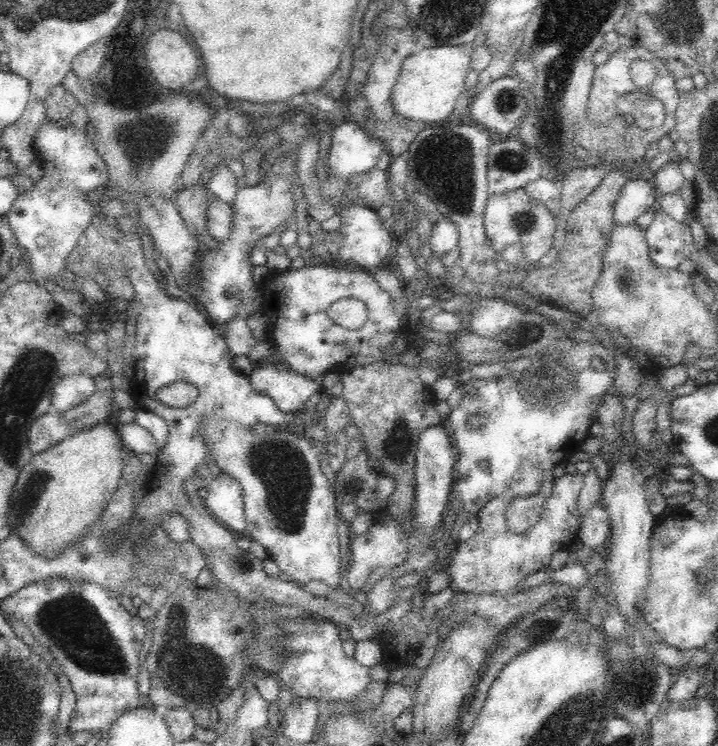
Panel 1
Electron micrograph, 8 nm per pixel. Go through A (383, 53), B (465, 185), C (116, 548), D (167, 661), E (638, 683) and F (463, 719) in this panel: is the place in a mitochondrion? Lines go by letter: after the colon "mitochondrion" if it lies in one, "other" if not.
A: other
B: mitochondrion
C: mitochondrion
D: mitochondrion
E: mitochondrion
F: other

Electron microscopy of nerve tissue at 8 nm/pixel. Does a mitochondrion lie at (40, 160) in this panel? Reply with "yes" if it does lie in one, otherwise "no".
no

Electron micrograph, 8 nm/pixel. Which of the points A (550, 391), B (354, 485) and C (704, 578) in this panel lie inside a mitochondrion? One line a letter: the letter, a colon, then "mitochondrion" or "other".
A: mitochondrion
B: mitochondrion
C: mitochondrion

